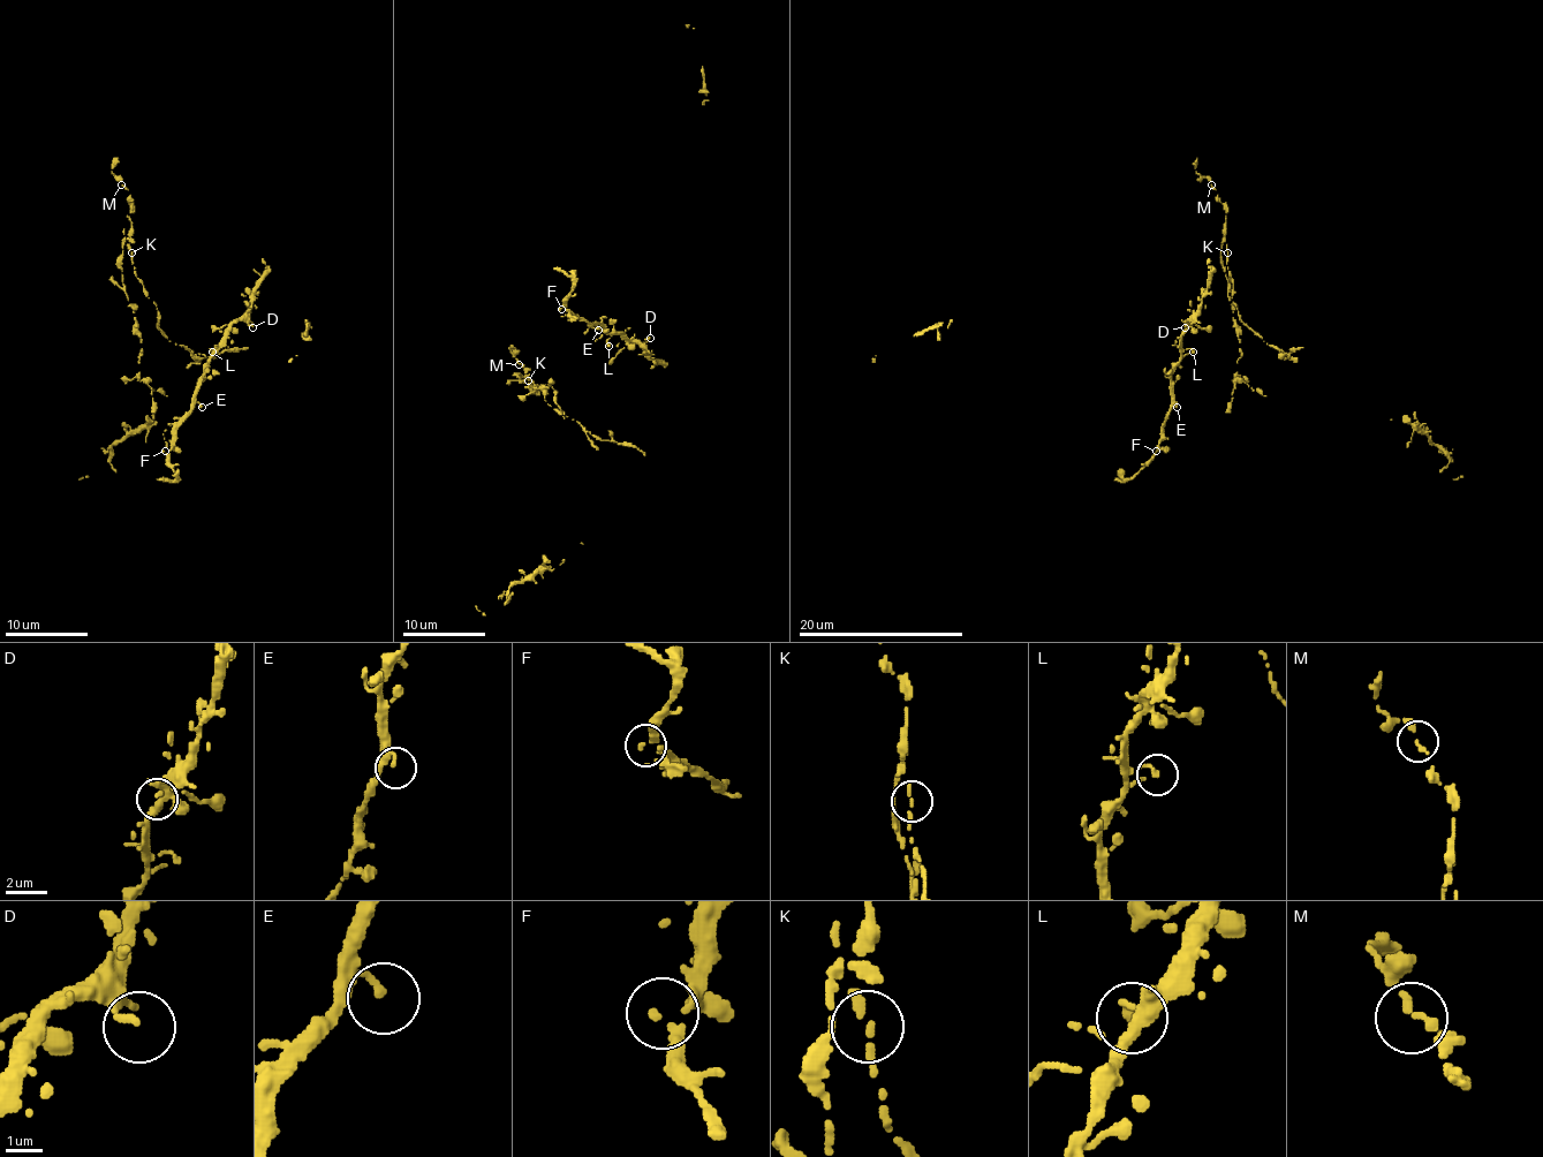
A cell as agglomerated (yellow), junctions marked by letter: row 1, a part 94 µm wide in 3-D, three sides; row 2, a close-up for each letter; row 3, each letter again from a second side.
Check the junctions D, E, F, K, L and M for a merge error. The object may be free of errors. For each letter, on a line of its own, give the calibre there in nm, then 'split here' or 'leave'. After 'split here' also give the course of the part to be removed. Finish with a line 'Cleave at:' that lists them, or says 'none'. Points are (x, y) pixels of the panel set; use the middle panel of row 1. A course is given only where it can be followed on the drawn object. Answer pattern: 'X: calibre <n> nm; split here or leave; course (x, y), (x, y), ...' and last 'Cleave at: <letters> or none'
D: calibre 220 nm; leave
E: calibre 220 nm; leave
F: calibre 190 nm; leave
K: calibre 240 nm; split here; course (529, 380), (520, 372), (519, 380), (538, 391), (535, 388), (538, 387), (545, 401), (564, 417)
L: calibre 260 nm; leave
M: calibre 320 nm; leave
Cleave at: K

